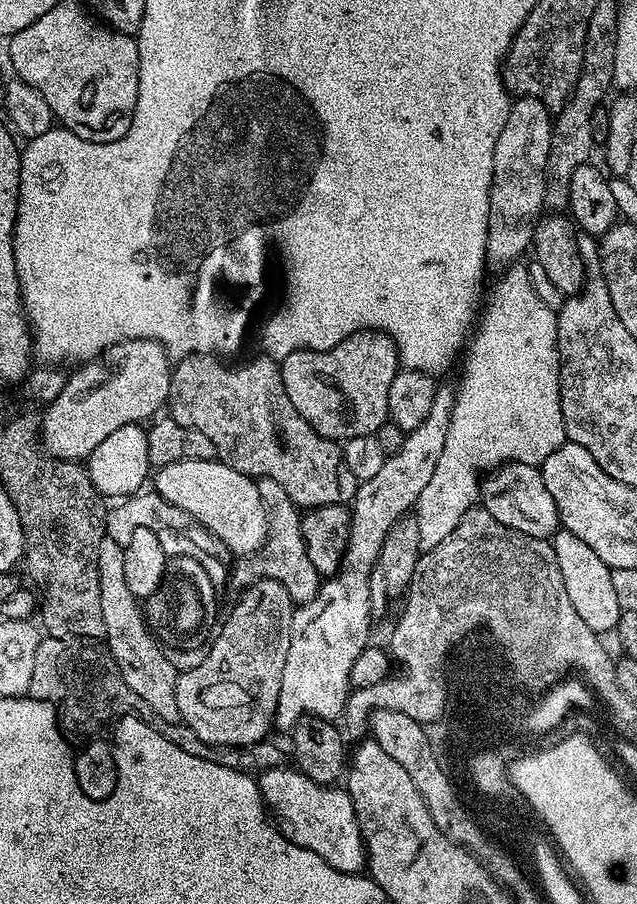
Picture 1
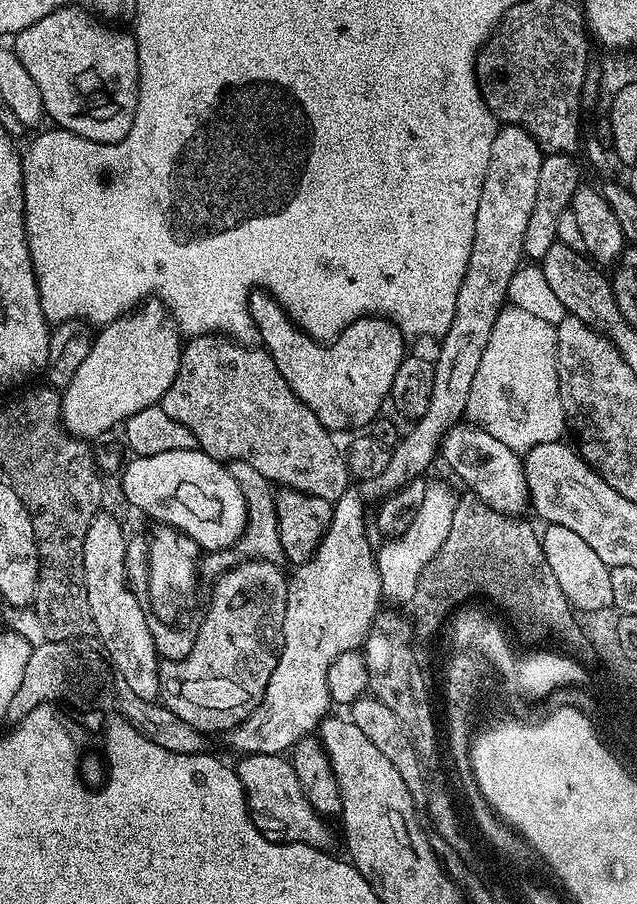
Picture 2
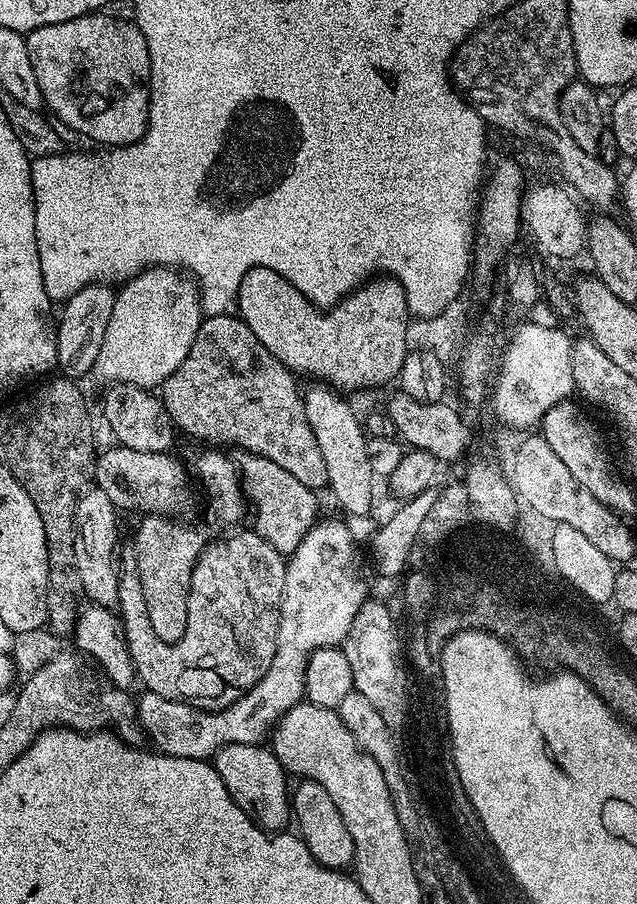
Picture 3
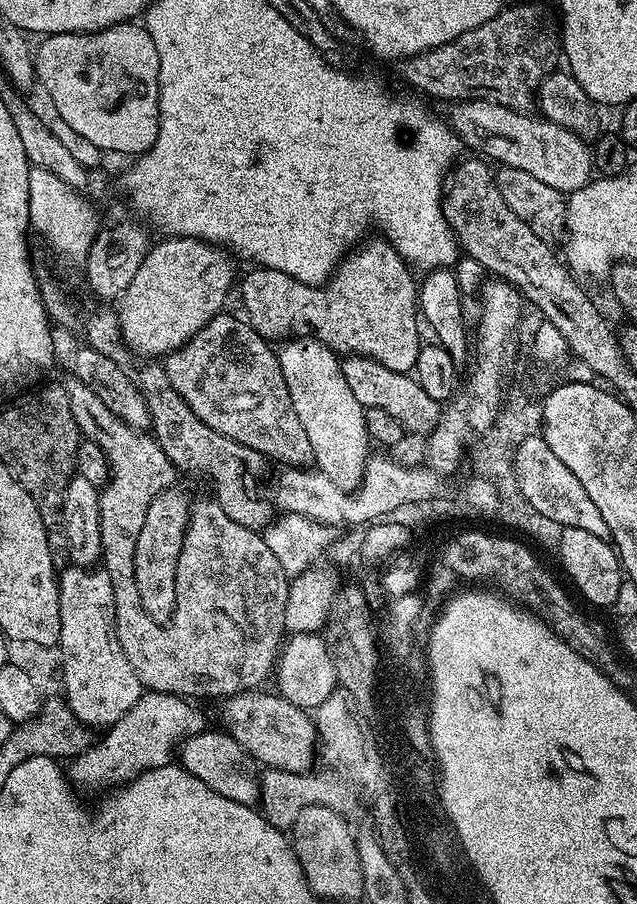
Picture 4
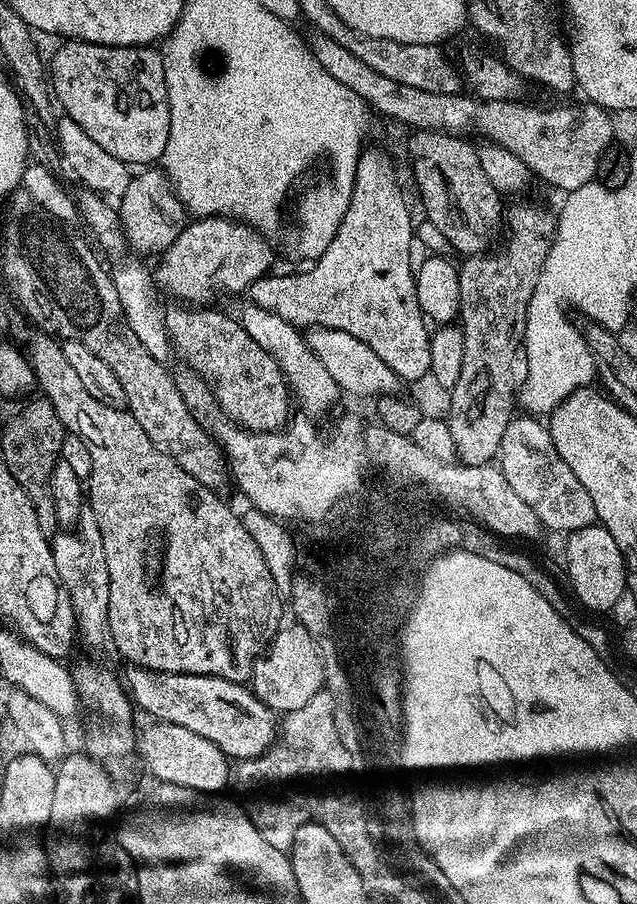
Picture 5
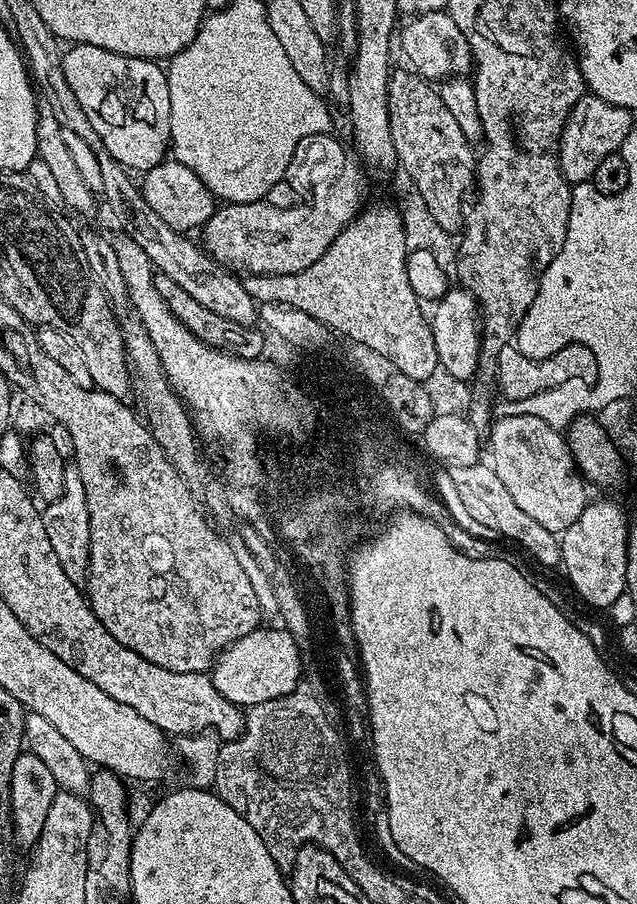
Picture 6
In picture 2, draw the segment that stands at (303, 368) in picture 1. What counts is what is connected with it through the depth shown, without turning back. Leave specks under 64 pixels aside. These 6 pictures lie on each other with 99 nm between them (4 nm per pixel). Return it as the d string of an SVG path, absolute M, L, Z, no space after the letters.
M263 290L253 291L250 300L253 305L268 303L254 316L254 328L258 336L260 332L259 343L267 348L268 353L274 358L274 366L282 370L286 386L290 386L290 390L294 390L294 394L298 394L298 398L306 402L310 410L314 410L314 418L318 418L322 426L326 426L333 434L352 434L357 430L367 429L372 421L381 415L383 408L380 407L383 406L384 400L386 404L391 397L394 374L398 374L398 366L402 366L406 355L406 337L398 325L382 316L363 316L352 324L345 324L344 329L338 332L333 340L321 342L305 334L279 304L269 302L269 293Z

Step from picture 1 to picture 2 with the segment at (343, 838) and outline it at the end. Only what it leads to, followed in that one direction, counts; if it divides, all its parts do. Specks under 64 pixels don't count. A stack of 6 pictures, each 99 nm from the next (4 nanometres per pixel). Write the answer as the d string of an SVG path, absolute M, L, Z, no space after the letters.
M244 754L239 759L240 764L235 765L235 770L244 787L248 811L251 812L258 831L269 840L327 849L332 840L332 832L328 829L329 821L321 816L306 798L292 769L291 759L270 754Z

